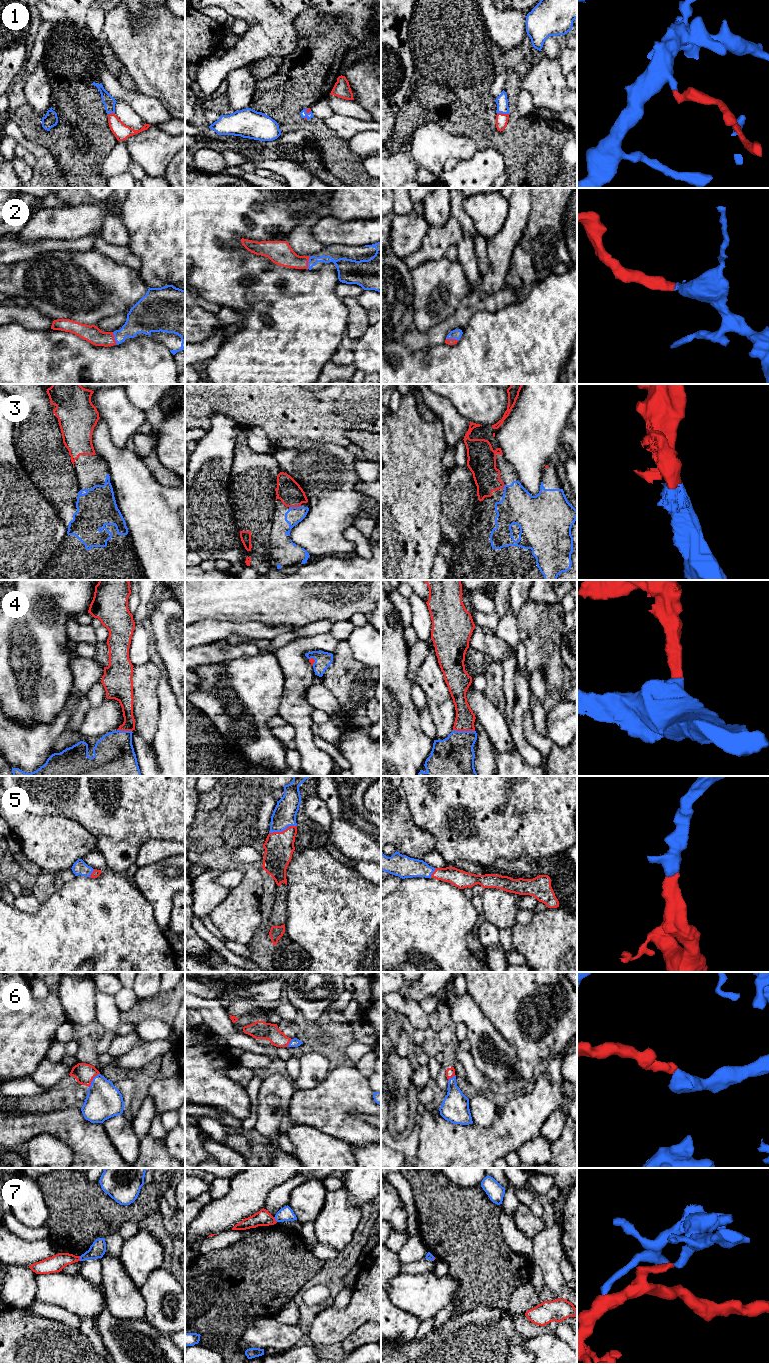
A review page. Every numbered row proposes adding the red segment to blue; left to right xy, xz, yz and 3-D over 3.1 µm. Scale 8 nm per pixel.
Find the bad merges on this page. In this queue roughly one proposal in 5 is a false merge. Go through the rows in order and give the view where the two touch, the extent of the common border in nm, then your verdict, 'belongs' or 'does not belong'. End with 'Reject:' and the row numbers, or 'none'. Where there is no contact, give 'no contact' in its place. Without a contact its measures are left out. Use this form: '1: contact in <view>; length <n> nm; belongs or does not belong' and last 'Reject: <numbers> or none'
1: contact in yz; length 100 nm; belongs
2: contact in xy; length 110 nm; belongs
3: contact in xz; length 100 nm; belongs
4: contact in yz; length 180 nm; belongs
5: contact in xz; length 240 nm; belongs
6: contact in xy; length 150 nm; belongs
7: contact in xy; length 40 nm; does not belong
Reject: 7

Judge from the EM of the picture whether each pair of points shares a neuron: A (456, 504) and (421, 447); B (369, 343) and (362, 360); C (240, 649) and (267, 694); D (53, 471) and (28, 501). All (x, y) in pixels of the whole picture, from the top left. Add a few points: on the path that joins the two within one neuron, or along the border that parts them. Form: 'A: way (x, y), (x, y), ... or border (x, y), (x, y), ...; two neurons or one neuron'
A: border (450, 470), (448, 482), (442, 492), (440, 509); two neurons
B: way (369, 347), (369, 353), (366, 356); one neuron
C: border (259, 653), (253, 656), (225, 659), (222, 662); two neurons
D: border (27, 473), (32, 478), (36, 487), (53, 506); two neurons

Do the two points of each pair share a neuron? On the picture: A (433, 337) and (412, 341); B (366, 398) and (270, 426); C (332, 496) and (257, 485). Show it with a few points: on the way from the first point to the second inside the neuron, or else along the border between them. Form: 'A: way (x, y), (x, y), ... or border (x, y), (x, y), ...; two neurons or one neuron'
A: way (428, 340), (417, 341); one neuron
B: way (342, 398), (307, 398), (294, 411); one neuron
C: way (313, 477), (300, 464), (278, 464), (276, 466); one neuron

